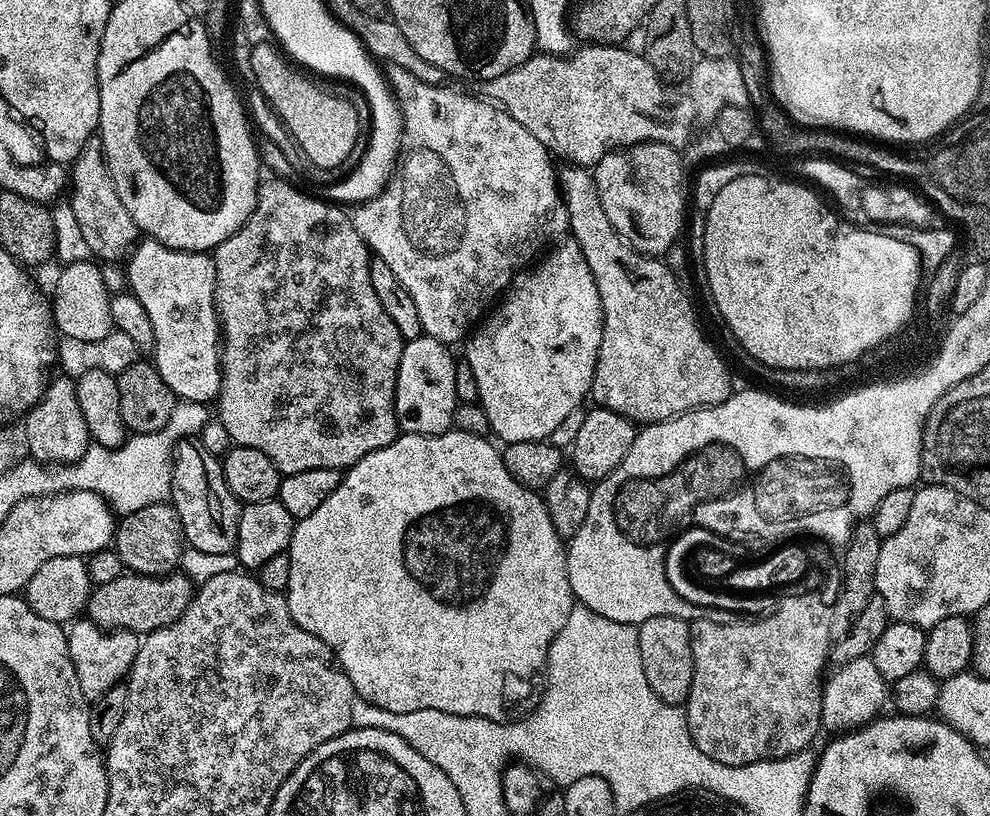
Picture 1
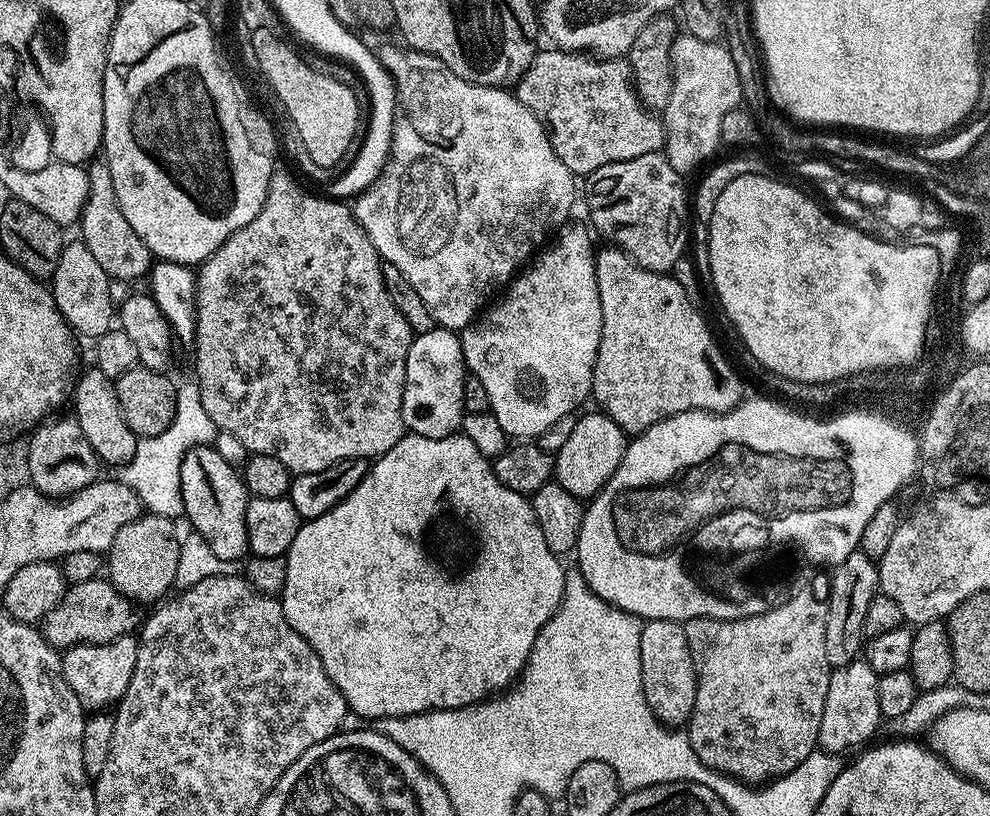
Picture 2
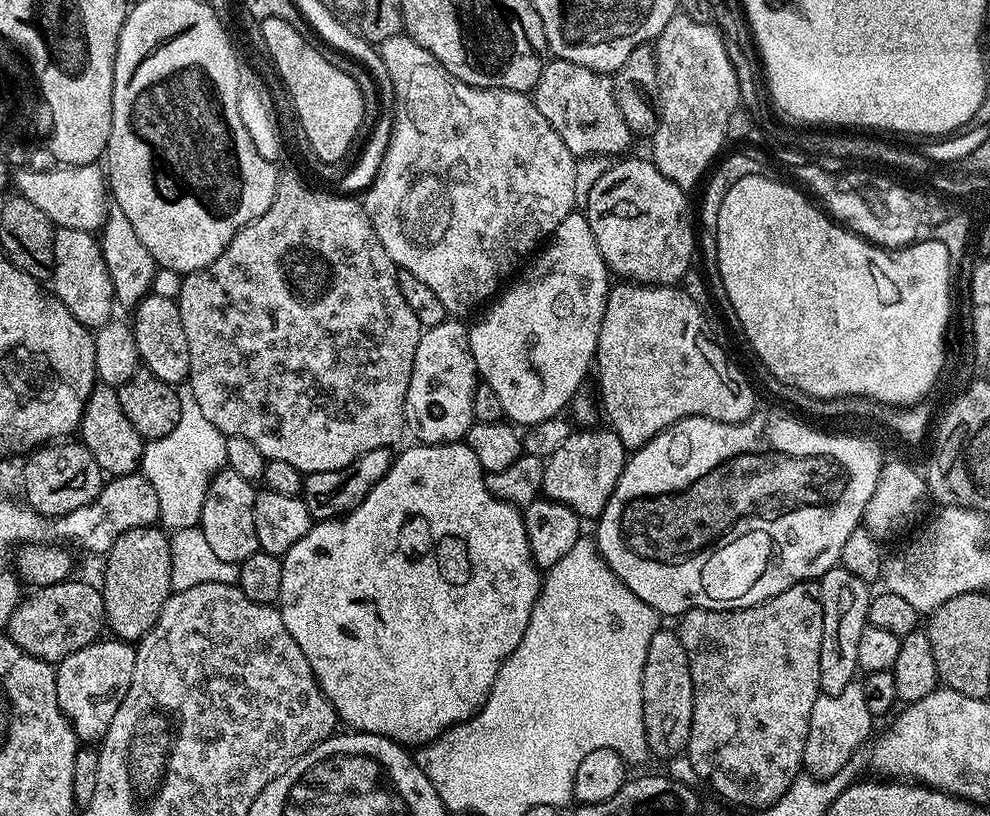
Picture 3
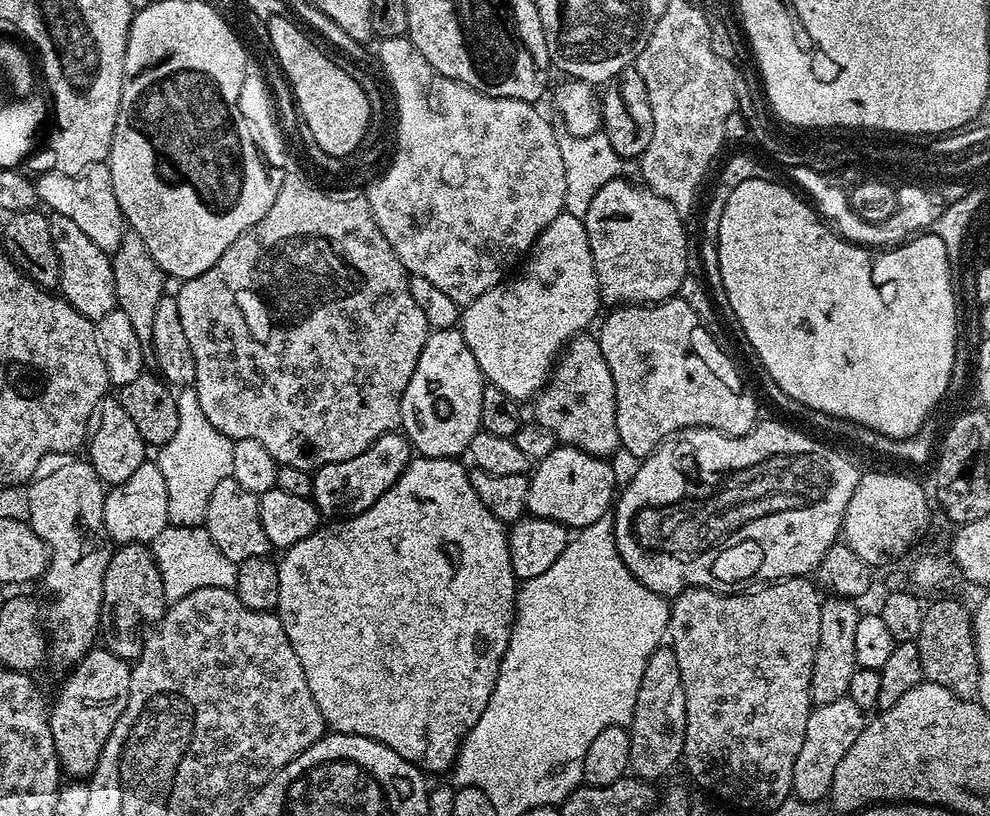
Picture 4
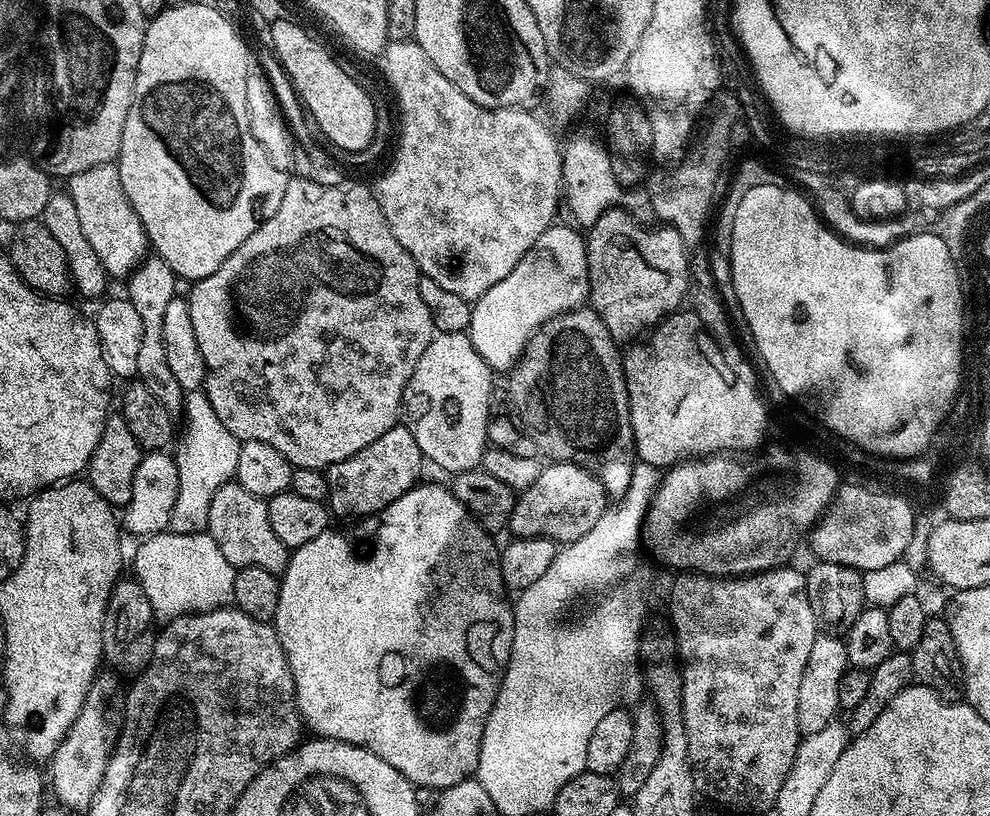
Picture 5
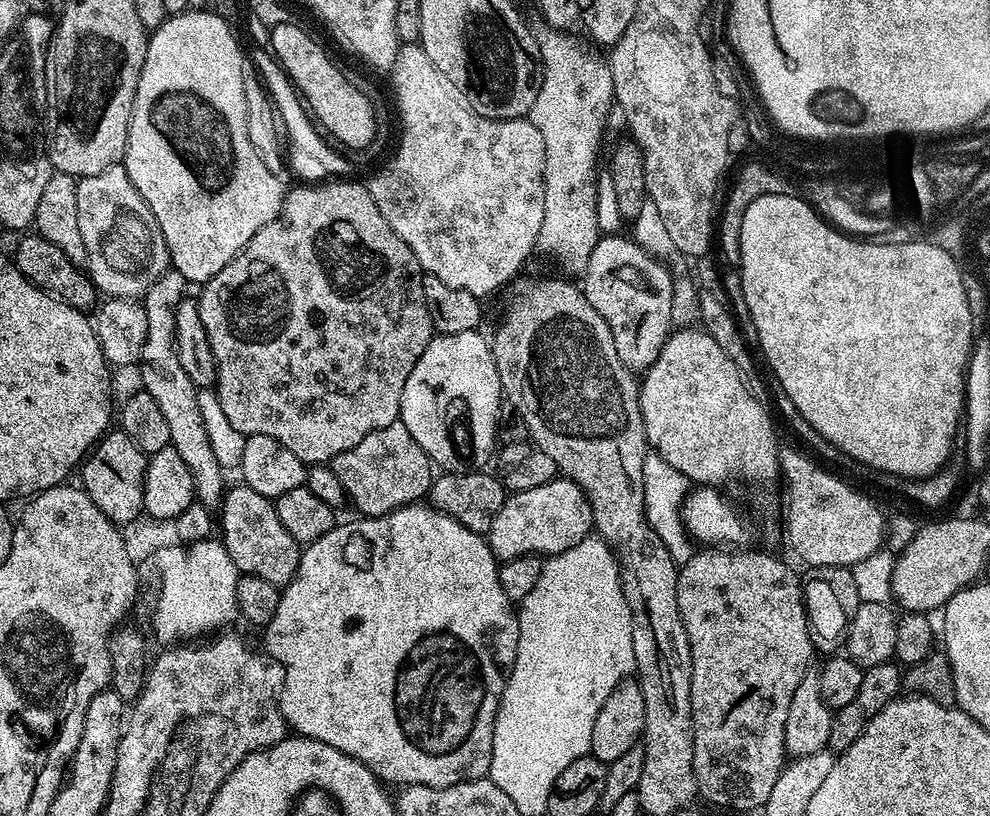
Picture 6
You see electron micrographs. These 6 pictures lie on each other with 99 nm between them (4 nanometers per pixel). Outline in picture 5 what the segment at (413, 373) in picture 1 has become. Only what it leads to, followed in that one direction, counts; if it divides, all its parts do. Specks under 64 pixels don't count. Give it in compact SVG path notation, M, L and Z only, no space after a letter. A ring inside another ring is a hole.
M441 332L433 335L430 346L426 346L422 358L418 358L418 366L414 366L414 374L410 374L402 409L403 423L410 430L410 434L414 434L414 442L418 442L425 461L432 463L433 460L449 474L471 472L480 468L484 449L489 447L488 411L494 402L492 379L492 369L488 367L482 354L474 350L472 339L467 332Z

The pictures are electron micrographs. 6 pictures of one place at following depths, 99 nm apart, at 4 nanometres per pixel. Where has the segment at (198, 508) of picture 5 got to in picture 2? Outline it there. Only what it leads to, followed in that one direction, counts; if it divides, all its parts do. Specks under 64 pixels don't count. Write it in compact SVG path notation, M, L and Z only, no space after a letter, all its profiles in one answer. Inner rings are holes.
M195 382L180 384L176 390L176 417L162 434L146 436L136 441L134 458L119 469L118 479L130 490L134 490L141 505L153 516L178 518L184 516L180 471L182 458L194 446L211 445L216 439L217 429L202 406L200 386Z

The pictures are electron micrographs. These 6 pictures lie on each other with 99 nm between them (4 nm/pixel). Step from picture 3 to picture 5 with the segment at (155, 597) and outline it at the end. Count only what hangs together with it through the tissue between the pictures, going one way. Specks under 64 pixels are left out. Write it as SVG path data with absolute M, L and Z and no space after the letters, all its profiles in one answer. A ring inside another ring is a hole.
M135 578L117 580L102 618L102 650L107 667L128 678L139 676L152 663L157 635L158 624L142 586Z

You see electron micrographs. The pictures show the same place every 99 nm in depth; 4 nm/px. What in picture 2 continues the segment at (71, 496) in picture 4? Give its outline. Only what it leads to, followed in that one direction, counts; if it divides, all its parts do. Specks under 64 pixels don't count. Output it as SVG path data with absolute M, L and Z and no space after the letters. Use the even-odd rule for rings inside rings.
M74 419L71 423L59 422L48 424L32 441L31 451L32 474L35 481L33 488L43 496L63 498L81 492L98 478L98 461L90 442L86 442L86 434L82 434L82 426Z

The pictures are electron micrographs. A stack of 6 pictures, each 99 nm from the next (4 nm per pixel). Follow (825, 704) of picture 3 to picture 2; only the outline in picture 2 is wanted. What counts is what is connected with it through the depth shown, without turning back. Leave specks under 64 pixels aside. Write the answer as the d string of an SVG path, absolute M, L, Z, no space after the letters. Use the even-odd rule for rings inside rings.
M863 658L854 659L833 671L826 690L826 706L822 706L822 726L818 730L819 747L823 751L840 754L843 748L859 749L873 739L871 736L875 734L876 727L882 724L878 710L879 681L880 676Z

